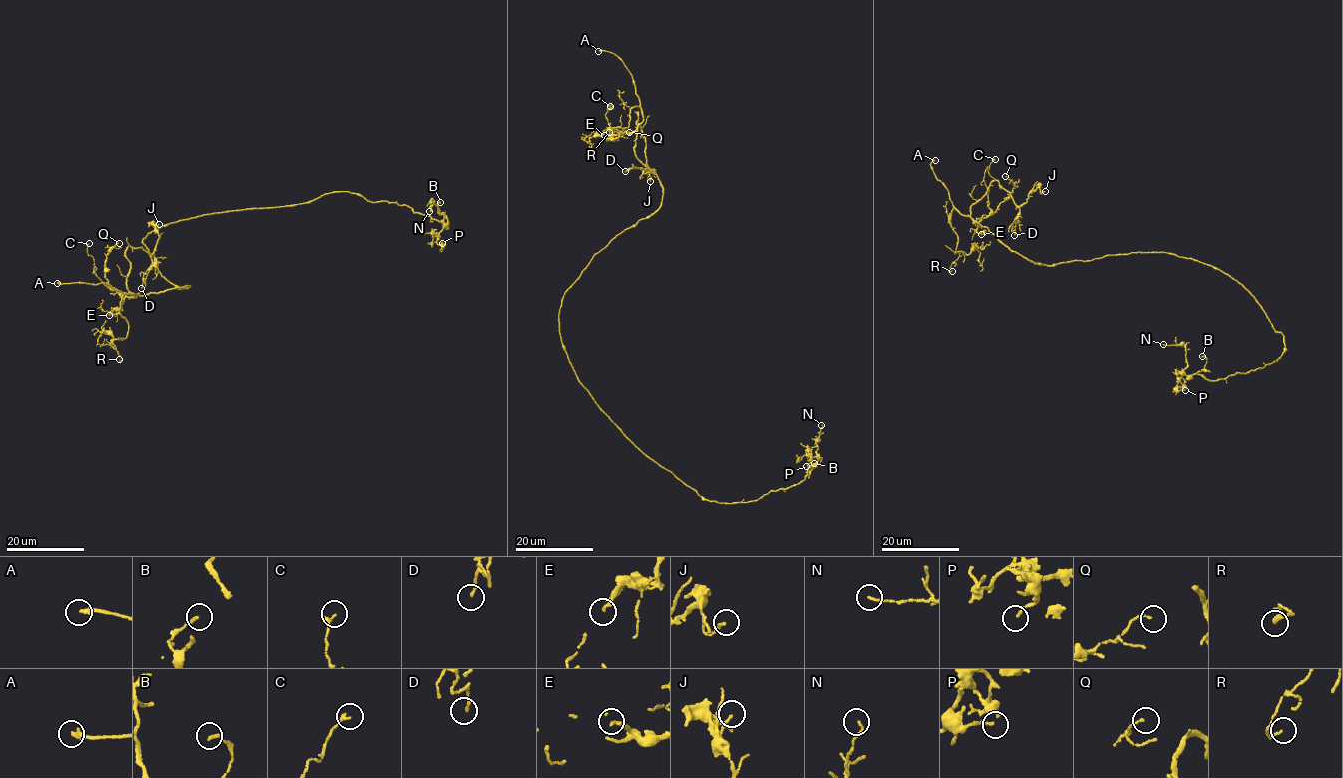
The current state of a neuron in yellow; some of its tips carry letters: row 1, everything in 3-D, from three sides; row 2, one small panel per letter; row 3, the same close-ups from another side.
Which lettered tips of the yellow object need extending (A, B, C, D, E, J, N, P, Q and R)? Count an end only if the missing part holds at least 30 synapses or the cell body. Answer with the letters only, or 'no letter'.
A

